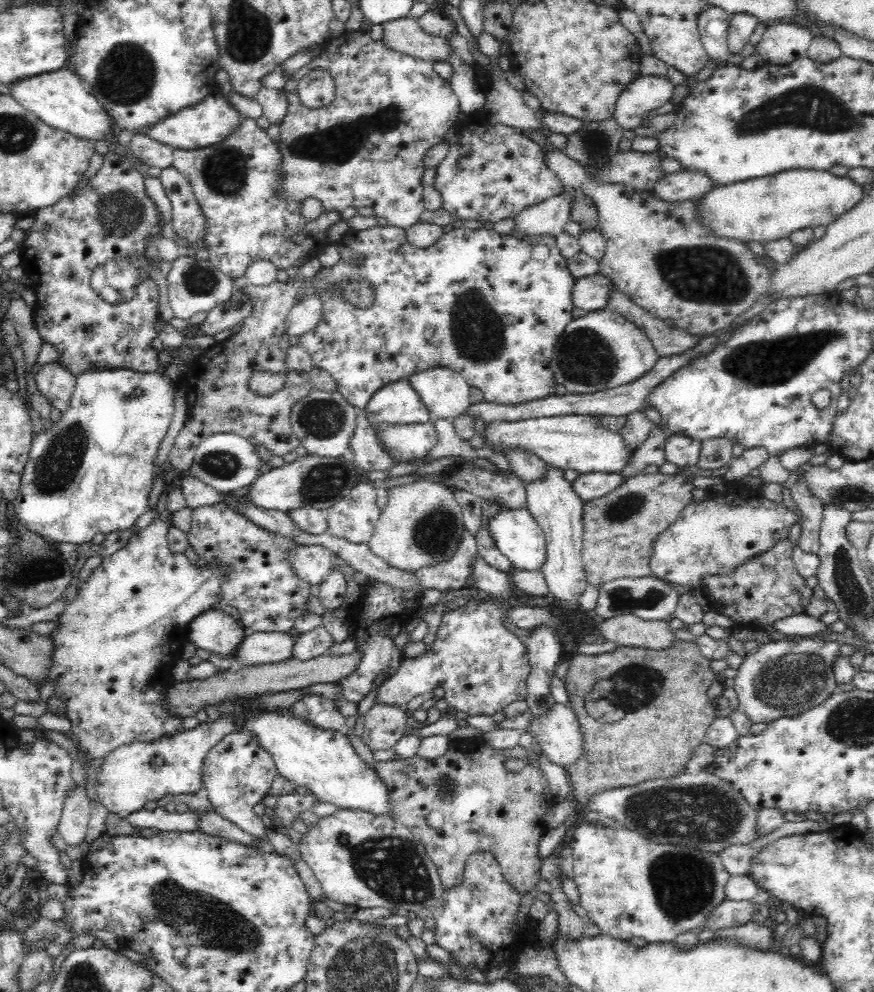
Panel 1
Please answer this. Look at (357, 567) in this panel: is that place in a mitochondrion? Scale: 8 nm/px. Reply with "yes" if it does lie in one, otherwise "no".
no

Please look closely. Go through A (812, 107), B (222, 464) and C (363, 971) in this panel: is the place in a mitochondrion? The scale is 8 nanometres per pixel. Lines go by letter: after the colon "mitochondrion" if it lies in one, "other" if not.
A: mitochondrion
B: mitochondrion
C: mitochondrion

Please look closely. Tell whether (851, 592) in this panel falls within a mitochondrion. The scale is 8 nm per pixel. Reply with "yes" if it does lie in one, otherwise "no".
yes

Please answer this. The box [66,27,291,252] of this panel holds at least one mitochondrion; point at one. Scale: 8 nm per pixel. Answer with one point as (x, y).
(126, 75)

